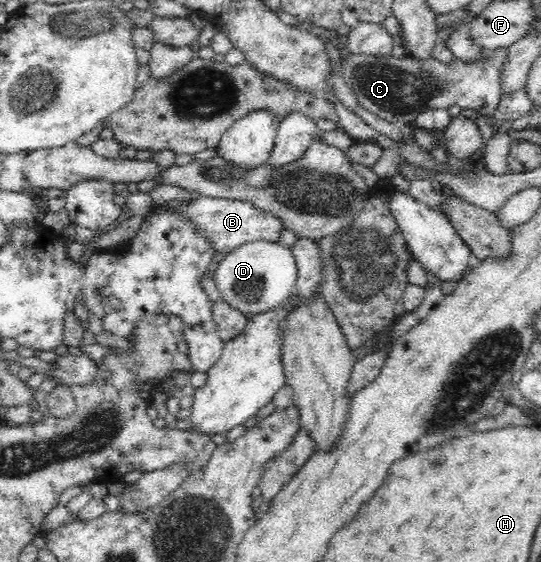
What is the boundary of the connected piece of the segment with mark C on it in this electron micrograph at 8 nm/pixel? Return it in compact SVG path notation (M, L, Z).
M481 48L481 56L475 62L465 62L455 58L453 64L443 64L435 58L427 60L413 60L407 56L395 58L392 55L347 55L340 66L339 76L345 80L353 94L357 94L359 105L369 112L392 122L398 126L411 125L414 118L427 110L448 109L452 105L459 105L461 109L478 111L482 116L494 116L499 107L502 90L500 87L501 71L506 61L508 48Z

